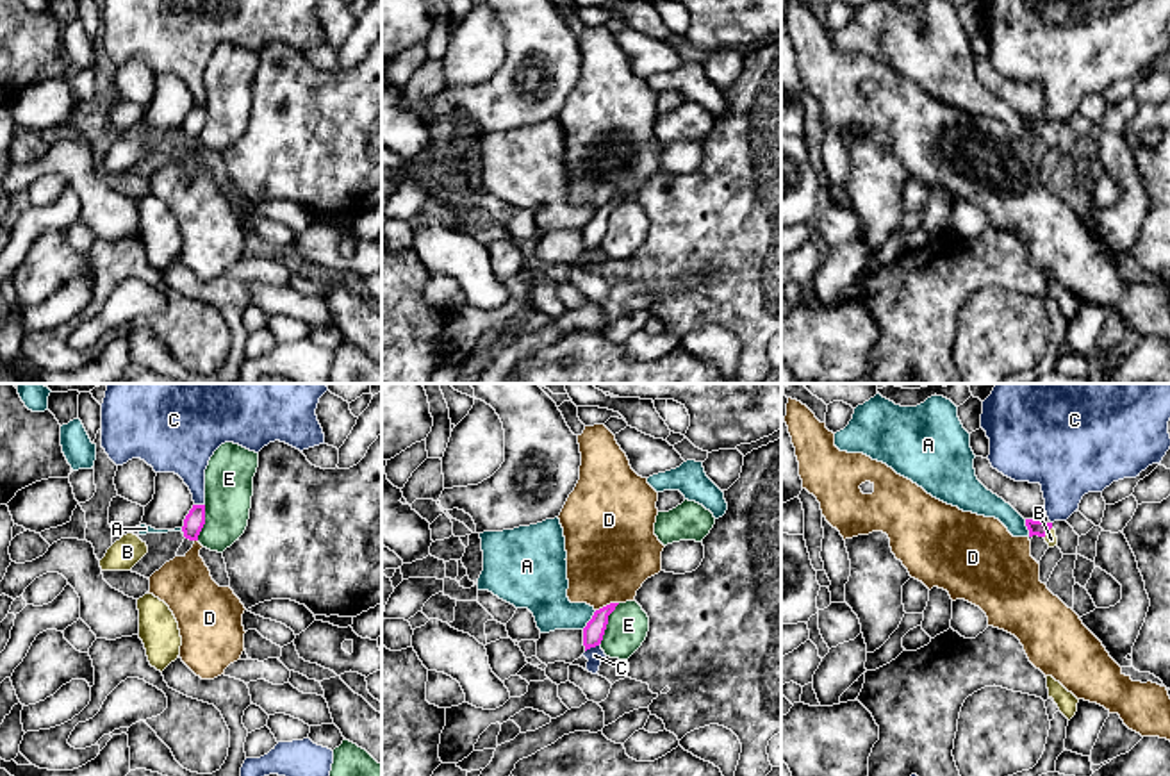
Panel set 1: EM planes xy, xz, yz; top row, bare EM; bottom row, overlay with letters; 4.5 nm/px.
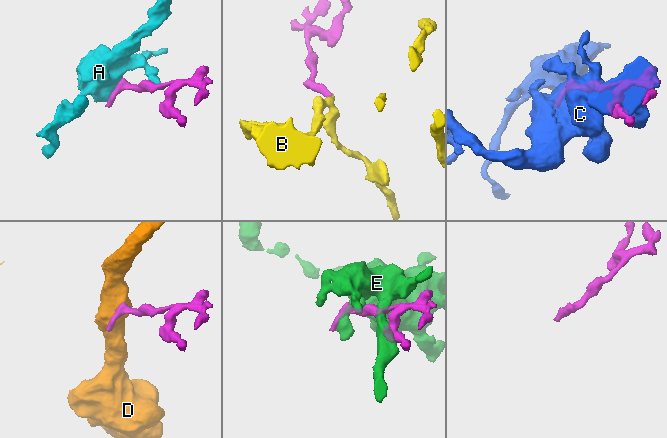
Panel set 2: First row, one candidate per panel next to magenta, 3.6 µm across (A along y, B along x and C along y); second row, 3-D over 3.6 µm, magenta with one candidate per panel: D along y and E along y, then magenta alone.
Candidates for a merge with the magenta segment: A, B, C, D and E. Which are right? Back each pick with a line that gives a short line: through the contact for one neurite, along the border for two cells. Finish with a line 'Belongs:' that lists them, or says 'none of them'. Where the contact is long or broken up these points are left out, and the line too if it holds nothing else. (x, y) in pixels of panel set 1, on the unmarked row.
B: line yz (1040, 129), (1049, 131), (1051, 140)
Belongs: B

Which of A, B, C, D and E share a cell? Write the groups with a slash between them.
A / B / C / D / E

